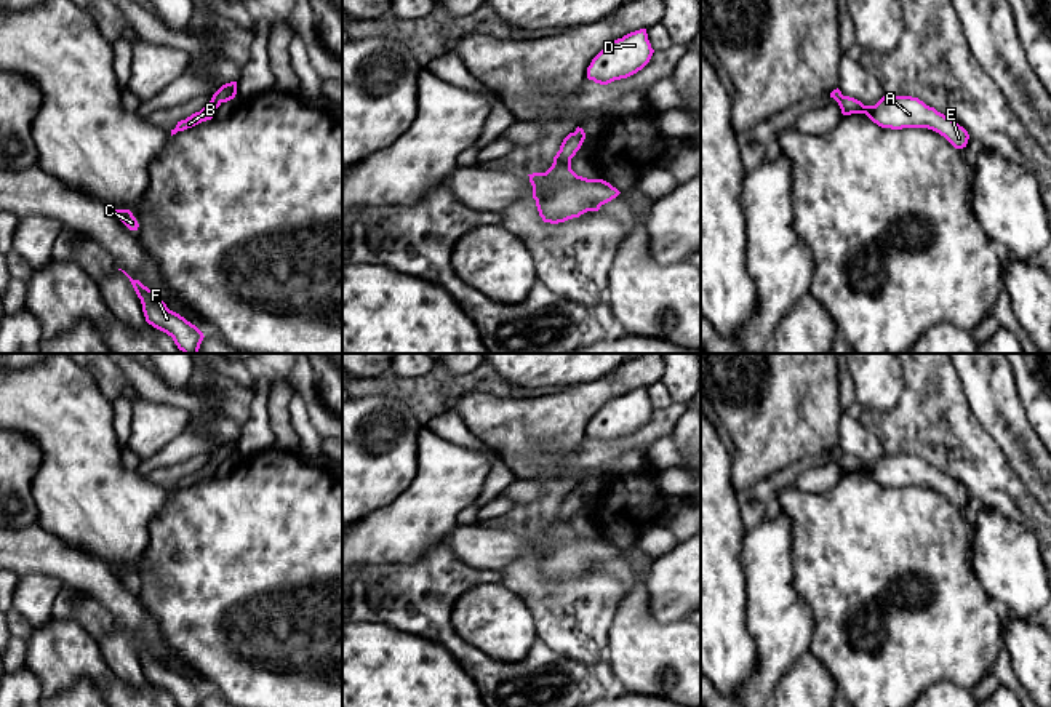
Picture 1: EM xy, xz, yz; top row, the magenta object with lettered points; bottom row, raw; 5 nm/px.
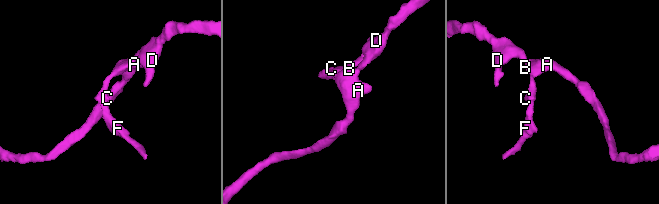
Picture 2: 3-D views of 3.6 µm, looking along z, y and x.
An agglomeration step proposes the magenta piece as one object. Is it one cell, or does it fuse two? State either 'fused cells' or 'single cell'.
single cell

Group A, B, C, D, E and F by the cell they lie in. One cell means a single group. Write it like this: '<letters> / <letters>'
A B C D E F

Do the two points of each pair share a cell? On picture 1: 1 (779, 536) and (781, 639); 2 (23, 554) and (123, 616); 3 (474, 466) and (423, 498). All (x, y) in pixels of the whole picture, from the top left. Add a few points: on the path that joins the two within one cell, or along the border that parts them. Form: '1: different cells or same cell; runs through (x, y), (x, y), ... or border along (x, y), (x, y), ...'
1: same cell; runs through (778, 562), (778, 613)
2: same cell; runs through (50, 555), (85, 571), (103, 589)
3: same cell; runs through (461, 472), (435, 495)

